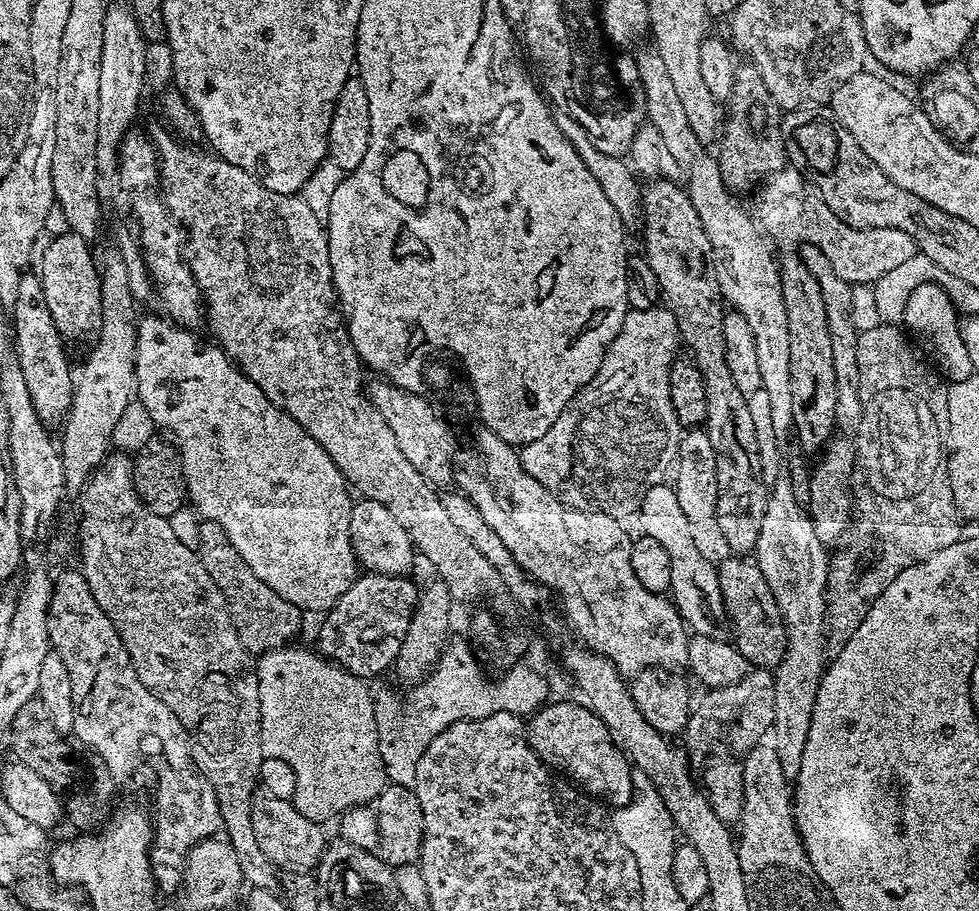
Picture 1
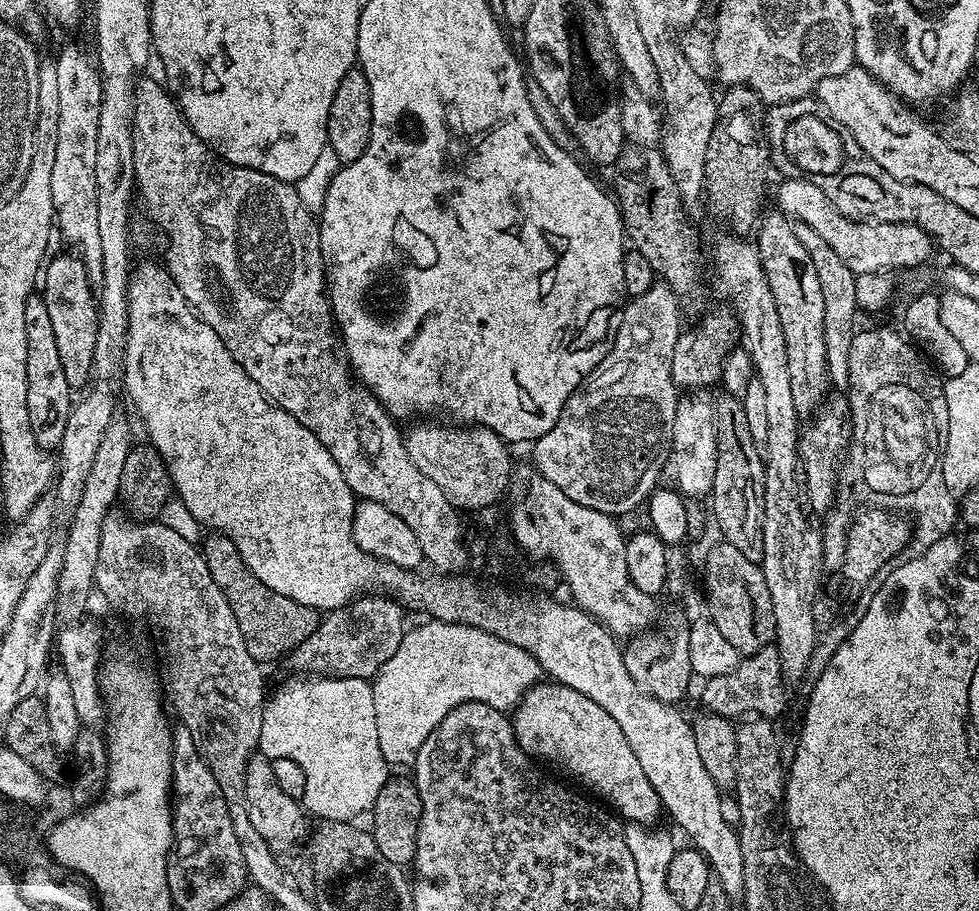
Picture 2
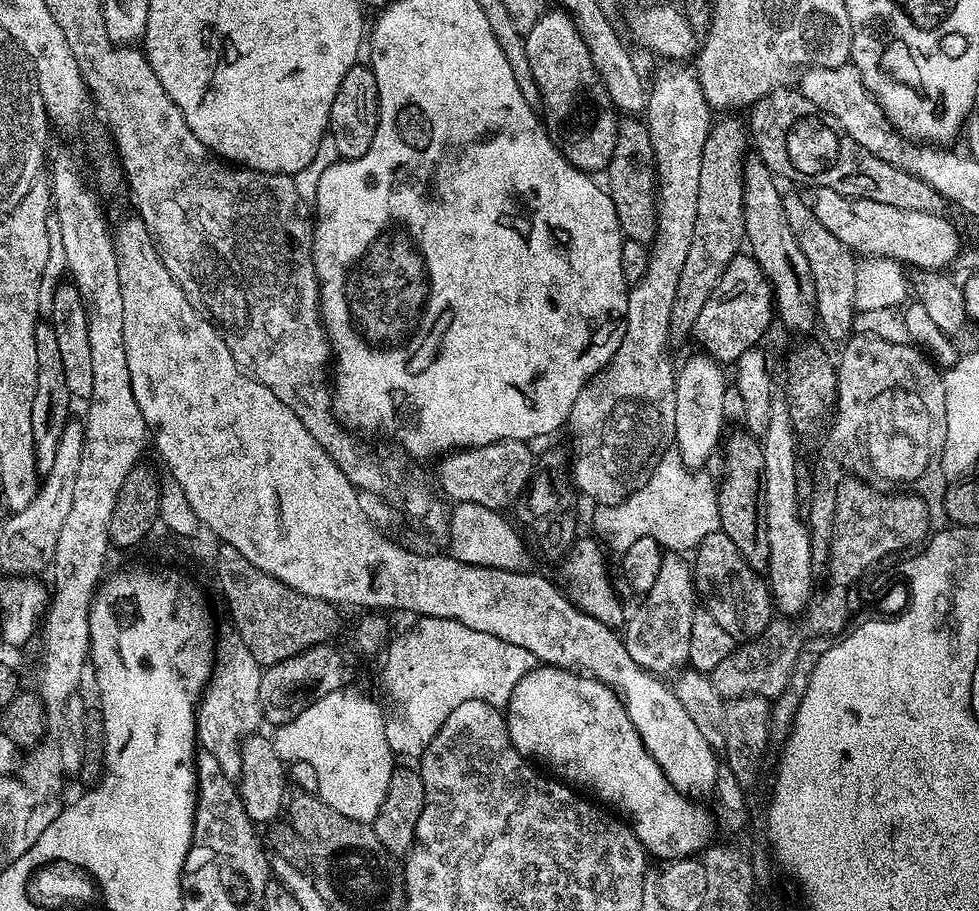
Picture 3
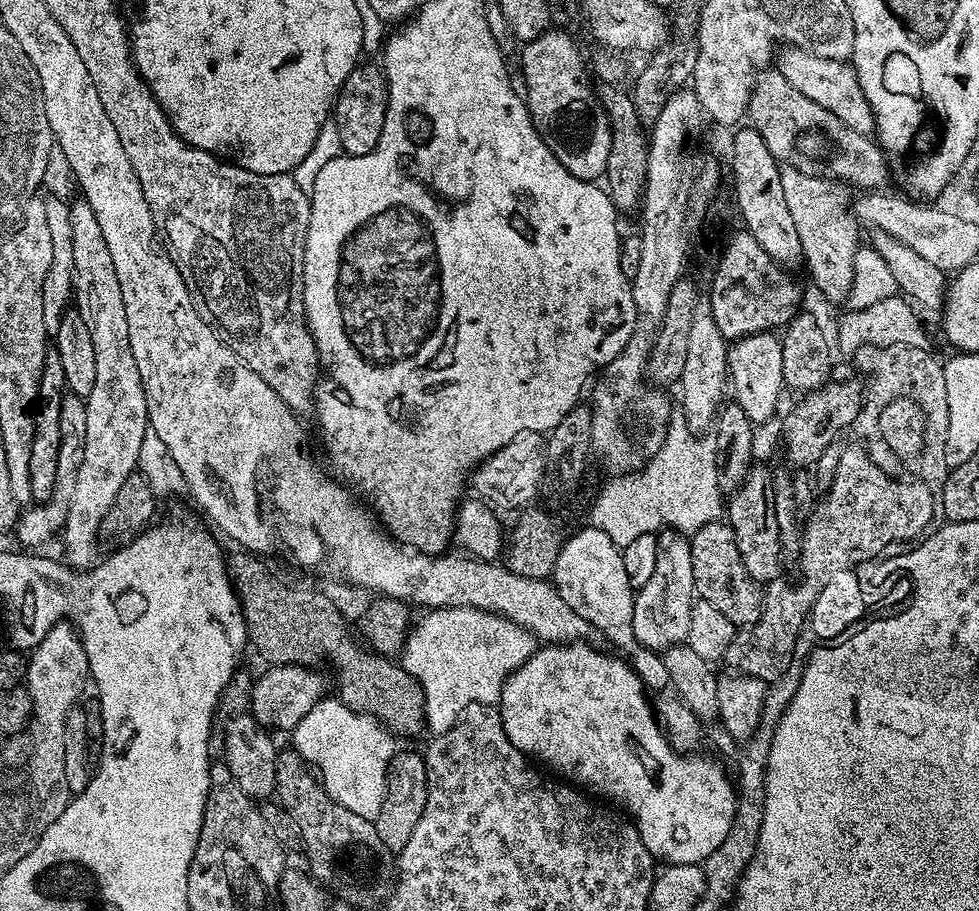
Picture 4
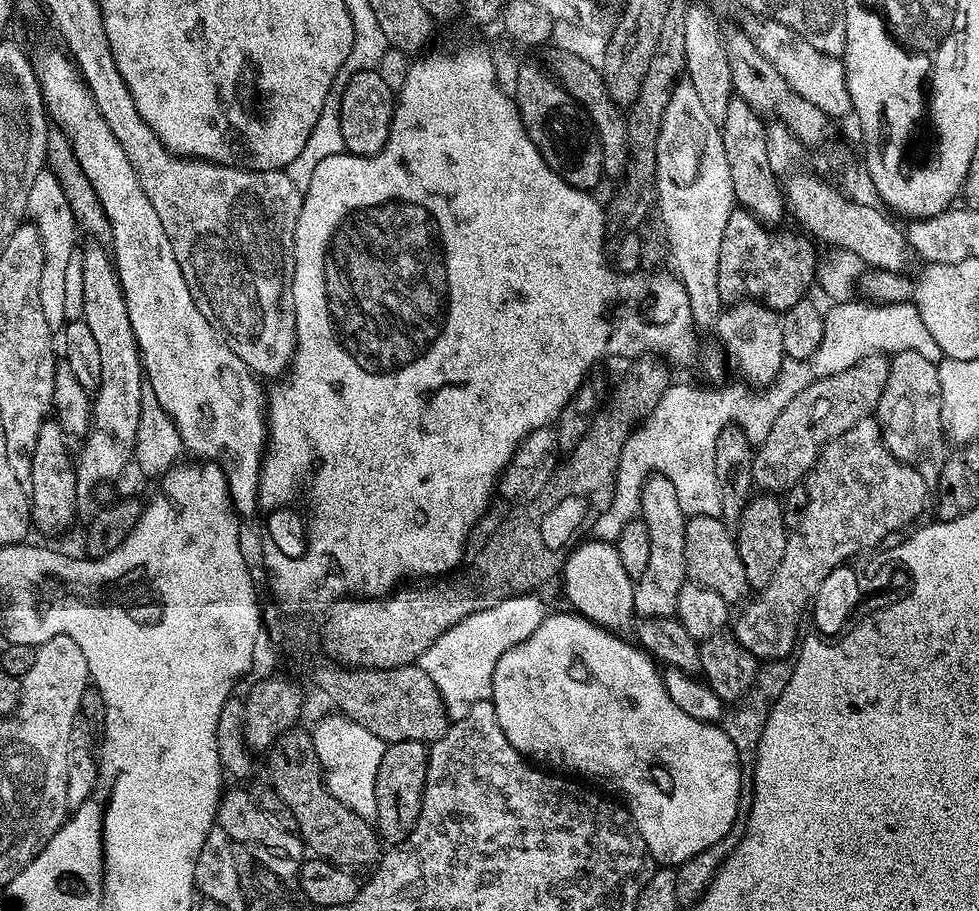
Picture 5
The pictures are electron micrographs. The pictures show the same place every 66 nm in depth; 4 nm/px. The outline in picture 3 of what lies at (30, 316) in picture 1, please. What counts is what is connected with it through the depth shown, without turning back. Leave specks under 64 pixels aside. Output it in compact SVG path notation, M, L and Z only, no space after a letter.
M37 323L34 330L34 346L38 346L38 386L34 390L34 410L30 413L30 426L34 429L34 458L36 469L42 474L54 465L54 454L58 442L69 422L74 397L66 386L66 374L62 367L62 353L58 351L58 337L55 336L51 323Z

